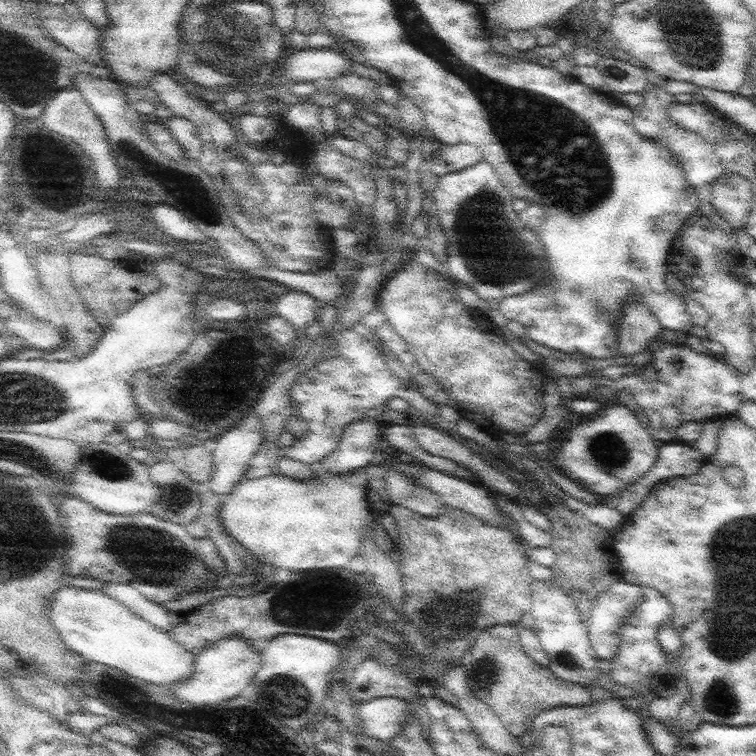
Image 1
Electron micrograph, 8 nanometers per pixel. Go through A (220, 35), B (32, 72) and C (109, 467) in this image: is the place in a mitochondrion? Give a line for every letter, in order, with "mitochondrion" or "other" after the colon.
A: mitochondrion
B: mitochondrion
C: mitochondrion

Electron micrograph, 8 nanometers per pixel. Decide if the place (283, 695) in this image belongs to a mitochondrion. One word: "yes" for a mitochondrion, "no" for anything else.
yes

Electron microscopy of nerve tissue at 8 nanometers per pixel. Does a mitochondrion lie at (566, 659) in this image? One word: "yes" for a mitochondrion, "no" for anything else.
yes

